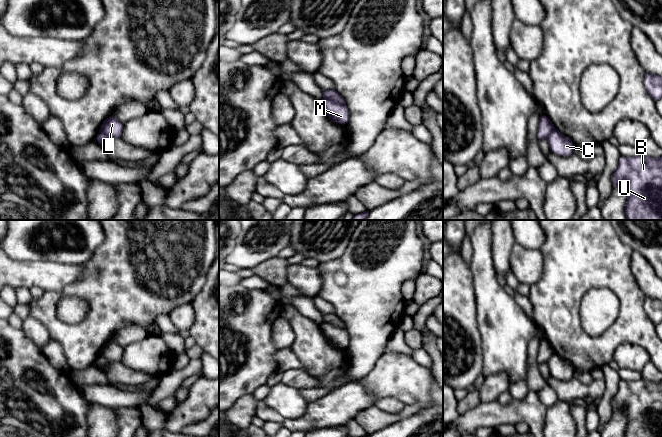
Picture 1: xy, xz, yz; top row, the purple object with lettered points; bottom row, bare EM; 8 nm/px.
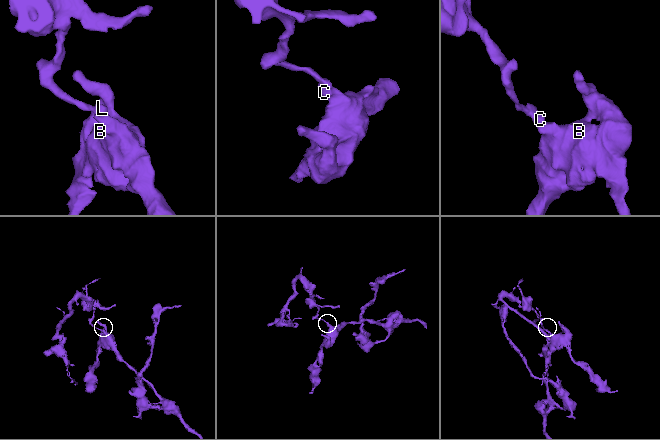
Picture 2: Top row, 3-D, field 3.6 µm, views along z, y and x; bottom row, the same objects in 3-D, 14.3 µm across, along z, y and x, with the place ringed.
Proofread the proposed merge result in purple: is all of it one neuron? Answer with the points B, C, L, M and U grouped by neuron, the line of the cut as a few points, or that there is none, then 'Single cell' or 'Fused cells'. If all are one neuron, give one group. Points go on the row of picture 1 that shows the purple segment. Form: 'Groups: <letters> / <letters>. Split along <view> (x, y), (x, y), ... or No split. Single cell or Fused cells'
Groups: B C M U / L. Split along xz (324, 98), (344, 105). Fused cells

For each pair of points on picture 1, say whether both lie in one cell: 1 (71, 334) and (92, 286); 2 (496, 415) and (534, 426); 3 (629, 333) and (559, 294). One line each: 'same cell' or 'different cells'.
1: same cell
2: same cell
3: same cell

